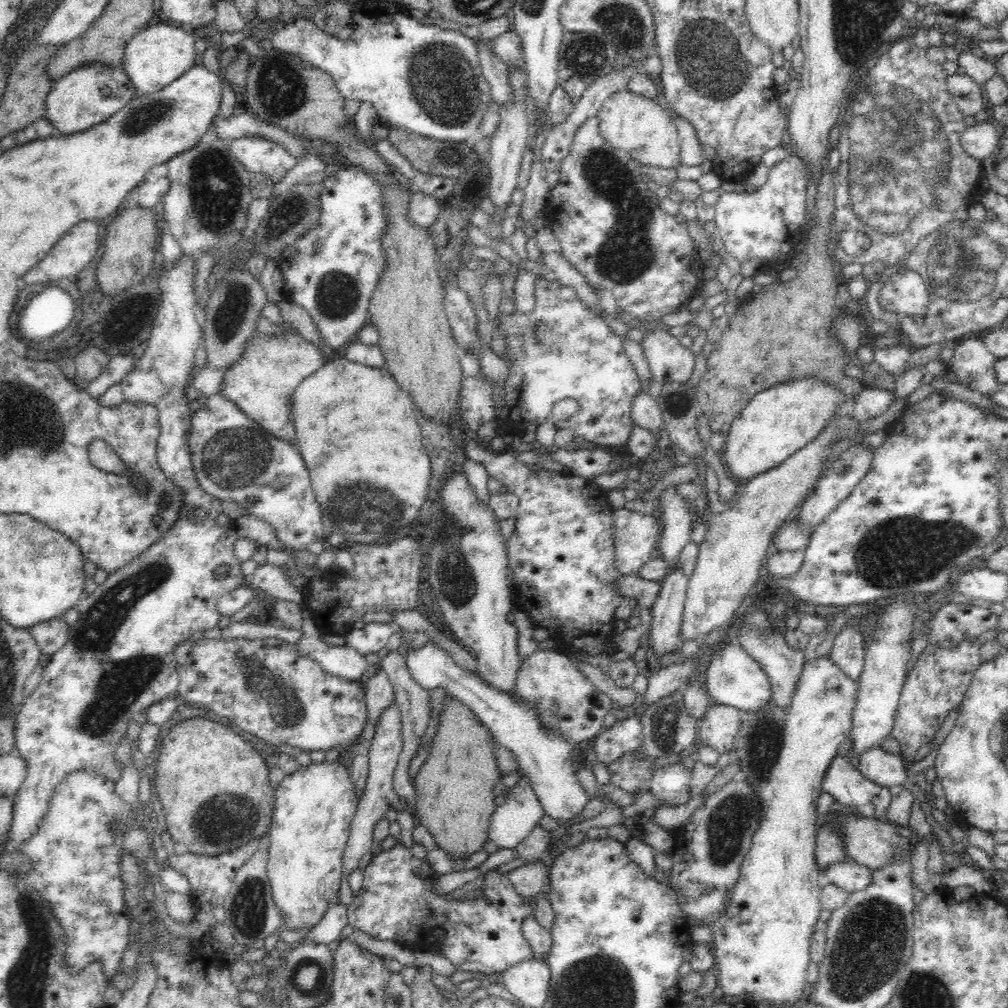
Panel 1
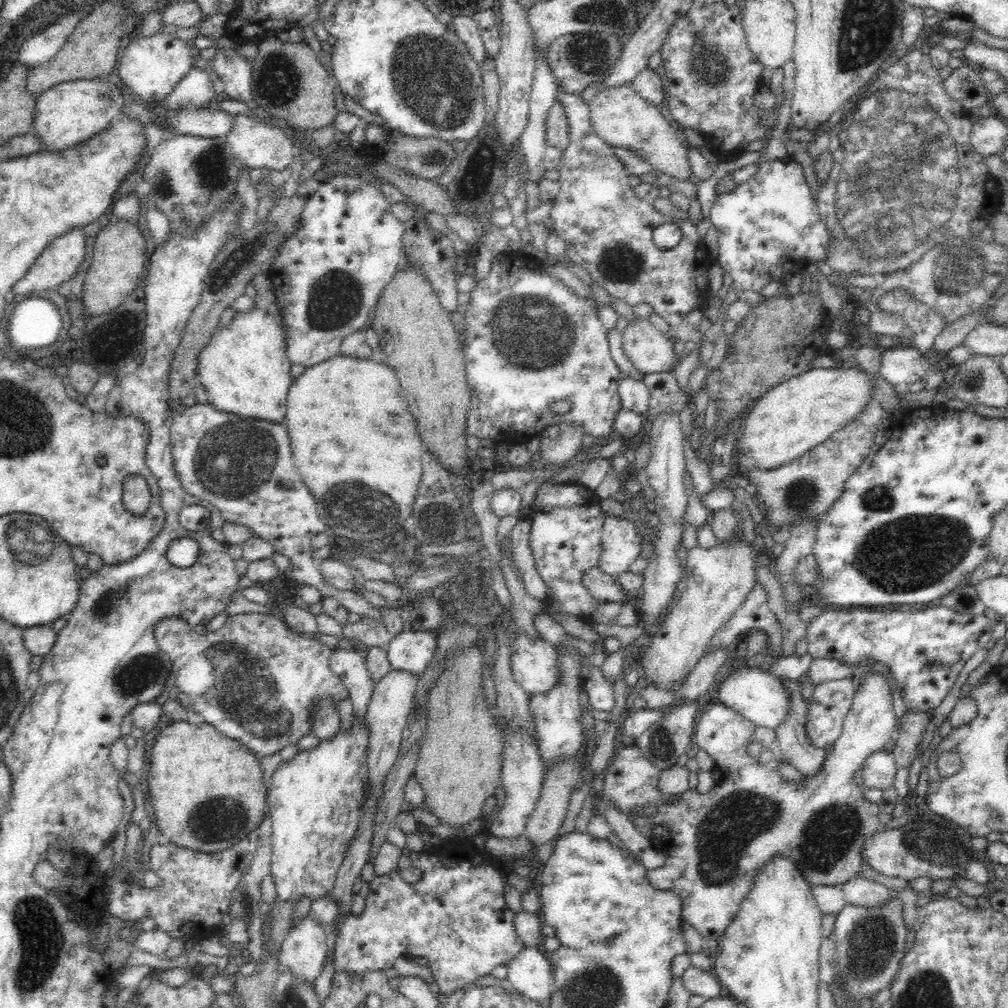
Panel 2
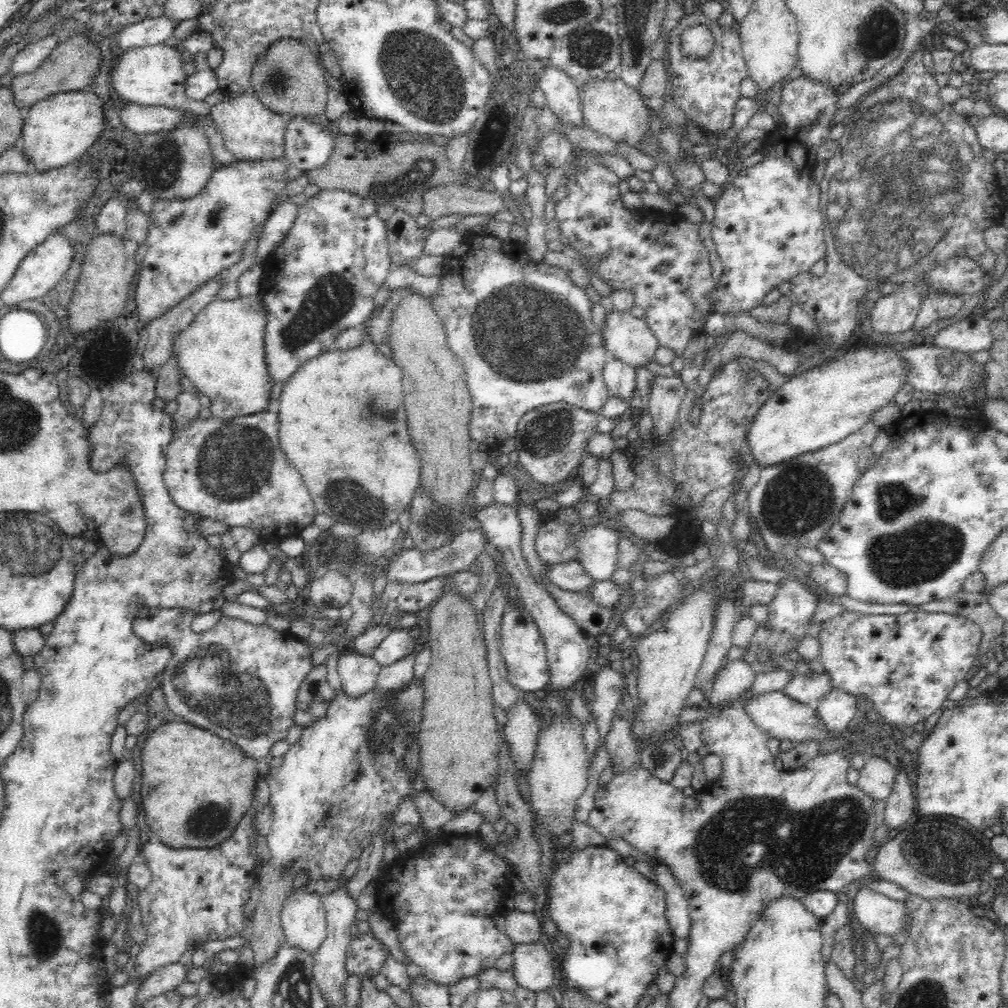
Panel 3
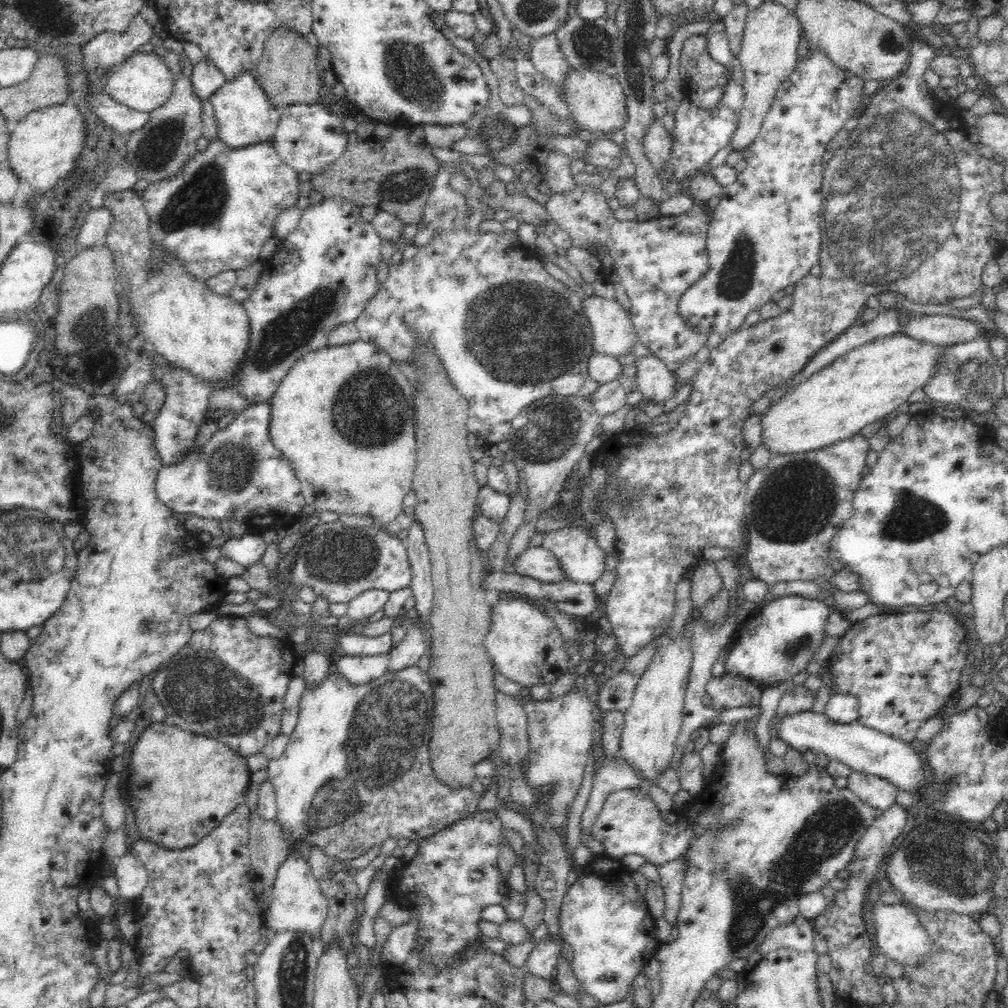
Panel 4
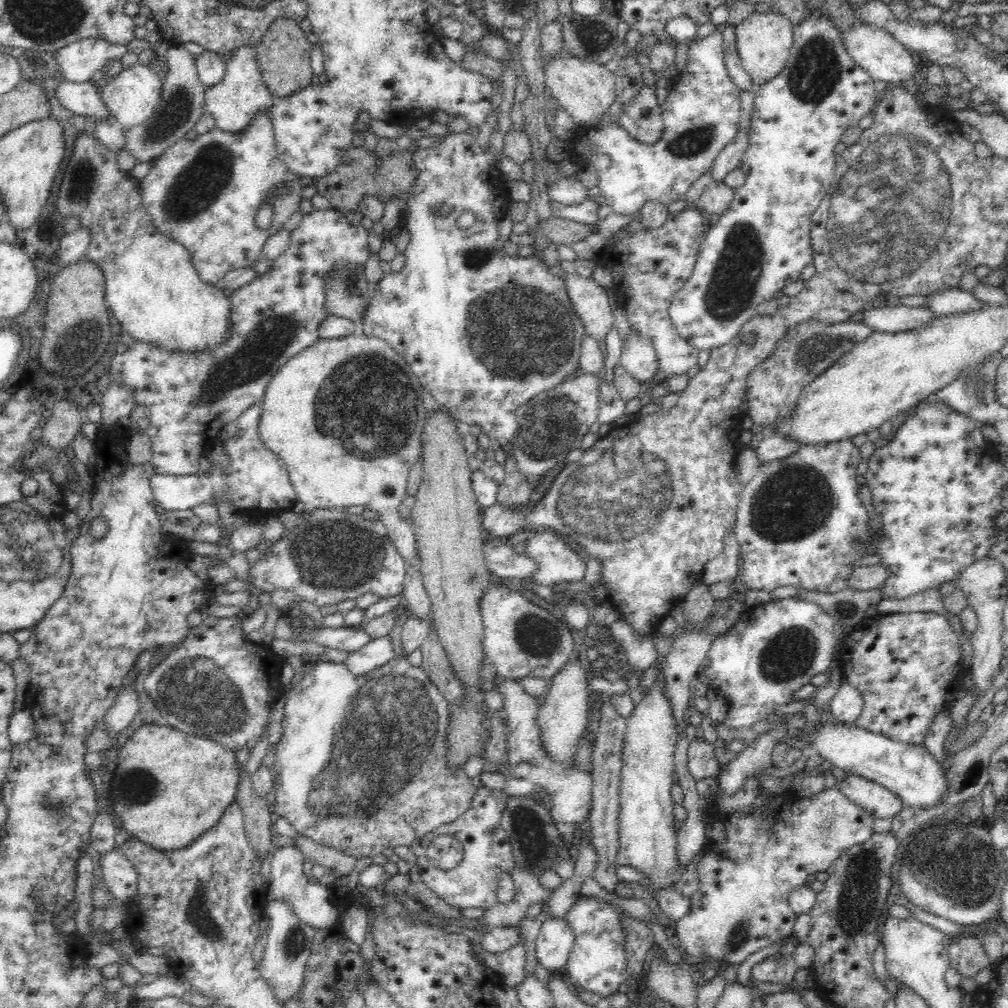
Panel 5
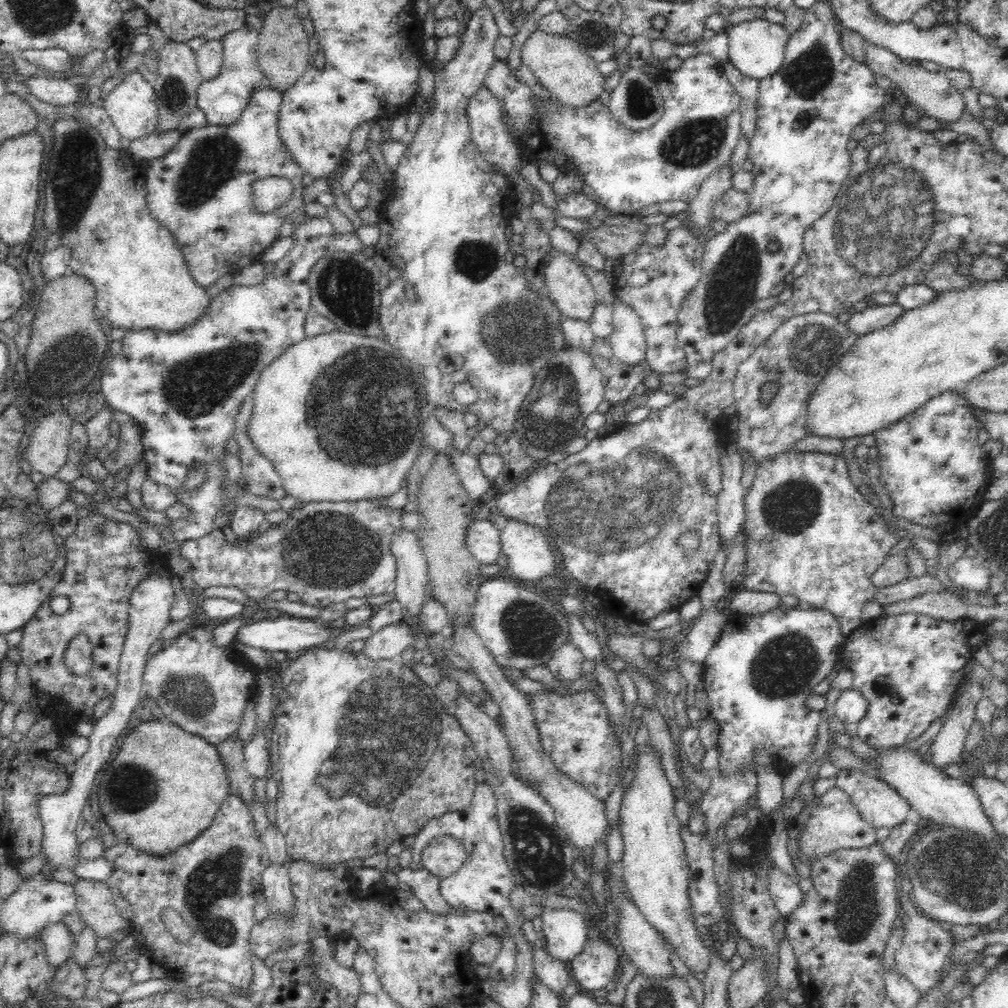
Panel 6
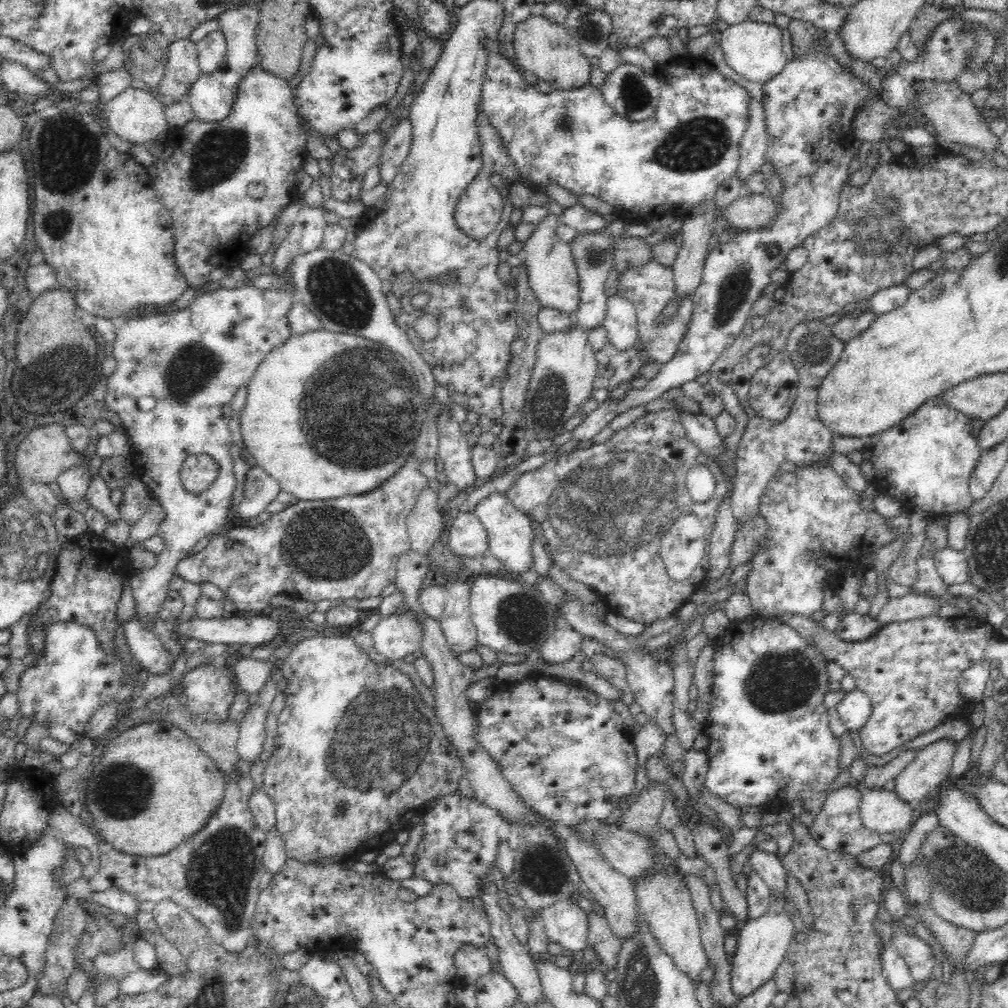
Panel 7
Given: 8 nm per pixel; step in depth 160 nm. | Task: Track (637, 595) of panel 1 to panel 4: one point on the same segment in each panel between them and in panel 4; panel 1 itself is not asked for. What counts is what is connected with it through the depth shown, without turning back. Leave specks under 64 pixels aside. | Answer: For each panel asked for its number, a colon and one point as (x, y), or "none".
2: (603, 587)
3: (569, 576)
4: (538, 563)

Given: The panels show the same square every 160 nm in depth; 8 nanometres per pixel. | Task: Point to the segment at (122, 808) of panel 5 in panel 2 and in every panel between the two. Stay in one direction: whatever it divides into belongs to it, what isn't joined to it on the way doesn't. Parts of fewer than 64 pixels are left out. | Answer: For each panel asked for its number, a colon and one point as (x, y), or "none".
2: (186, 758)
3: (195, 785)
4: (181, 785)

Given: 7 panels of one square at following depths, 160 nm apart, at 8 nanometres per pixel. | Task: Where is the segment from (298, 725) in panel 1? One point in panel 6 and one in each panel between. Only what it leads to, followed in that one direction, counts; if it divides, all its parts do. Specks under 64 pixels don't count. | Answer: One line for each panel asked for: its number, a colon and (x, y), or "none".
2: (259, 679)
3: (239, 681)
4: (228, 684)
5: (215, 684)
6: (199, 686)

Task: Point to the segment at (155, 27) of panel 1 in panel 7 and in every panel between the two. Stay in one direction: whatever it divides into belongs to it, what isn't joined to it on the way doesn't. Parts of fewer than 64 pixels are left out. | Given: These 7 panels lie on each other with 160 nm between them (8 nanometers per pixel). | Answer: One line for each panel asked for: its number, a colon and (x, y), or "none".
2: (151, 67)
3: (151, 76)
4: (142, 83)
5: (131, 97)
6: (132, 106)
7: (135, 115)

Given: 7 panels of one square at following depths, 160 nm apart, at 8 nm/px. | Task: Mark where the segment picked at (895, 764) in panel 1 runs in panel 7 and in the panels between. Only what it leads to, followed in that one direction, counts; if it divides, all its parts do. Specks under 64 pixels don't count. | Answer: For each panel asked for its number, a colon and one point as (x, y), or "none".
2: (878, 771)
3: (876, 779)
4: (878, 793)
5: (879, 802)
6: (879, 804)
7: (881, 811)

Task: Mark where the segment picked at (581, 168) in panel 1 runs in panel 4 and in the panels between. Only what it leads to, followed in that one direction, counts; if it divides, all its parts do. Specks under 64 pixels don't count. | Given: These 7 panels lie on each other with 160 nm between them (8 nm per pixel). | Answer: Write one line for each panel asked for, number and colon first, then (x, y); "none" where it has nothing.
2: (610, 229)
3: (666, 265)
4: (655, 262)

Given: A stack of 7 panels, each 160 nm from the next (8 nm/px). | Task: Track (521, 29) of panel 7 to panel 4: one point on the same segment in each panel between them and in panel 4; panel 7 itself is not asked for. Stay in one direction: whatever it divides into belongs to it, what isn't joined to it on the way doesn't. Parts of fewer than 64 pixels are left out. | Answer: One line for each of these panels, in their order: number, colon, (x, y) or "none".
4: (596, 101)
5: (585, 89)
6: (571, 77)

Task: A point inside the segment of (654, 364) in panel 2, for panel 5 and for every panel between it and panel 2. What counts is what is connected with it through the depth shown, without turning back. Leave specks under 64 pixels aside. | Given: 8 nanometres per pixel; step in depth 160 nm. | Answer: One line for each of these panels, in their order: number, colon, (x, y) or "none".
3: (626, 337)
4: (613, 333)
5: (589, 300)

